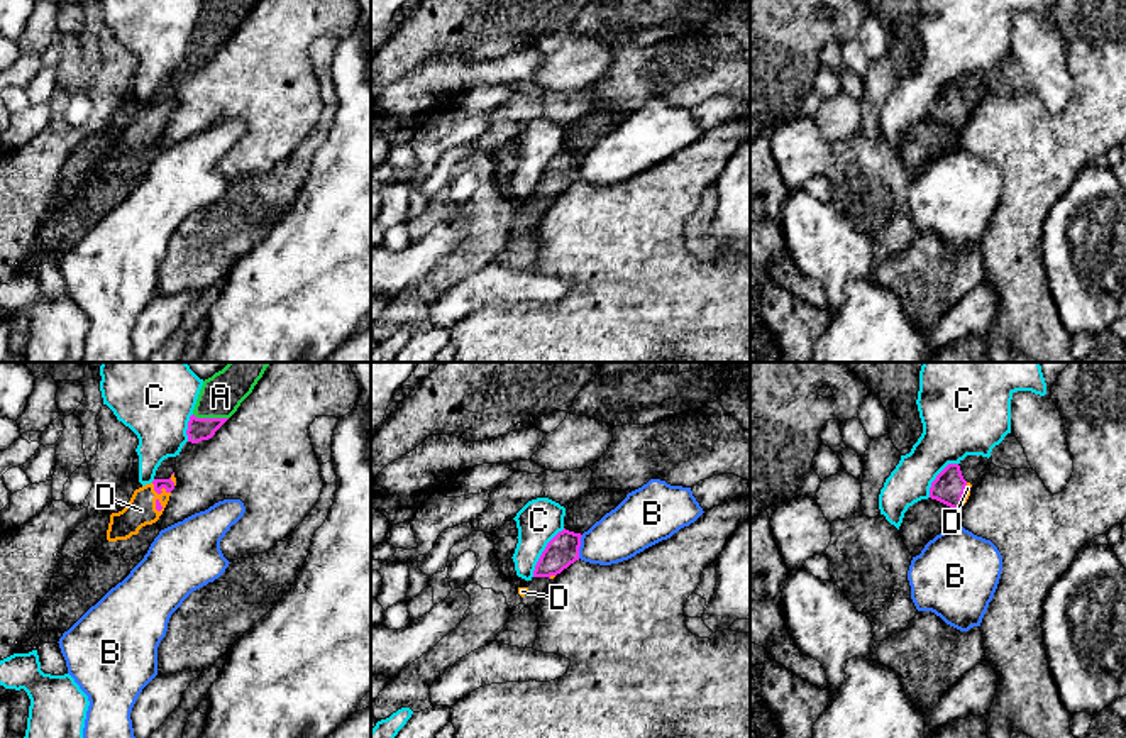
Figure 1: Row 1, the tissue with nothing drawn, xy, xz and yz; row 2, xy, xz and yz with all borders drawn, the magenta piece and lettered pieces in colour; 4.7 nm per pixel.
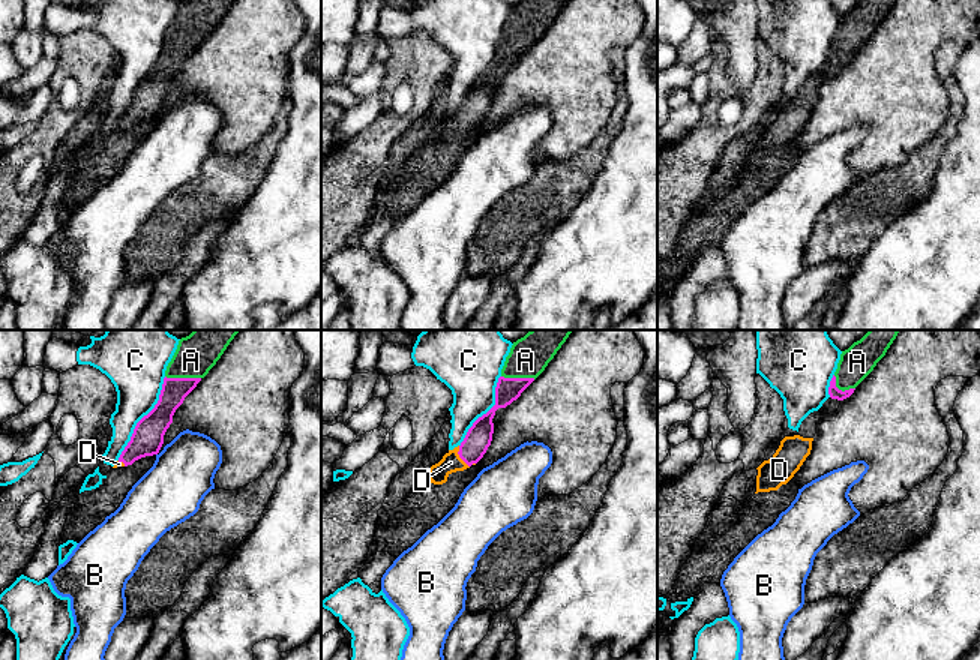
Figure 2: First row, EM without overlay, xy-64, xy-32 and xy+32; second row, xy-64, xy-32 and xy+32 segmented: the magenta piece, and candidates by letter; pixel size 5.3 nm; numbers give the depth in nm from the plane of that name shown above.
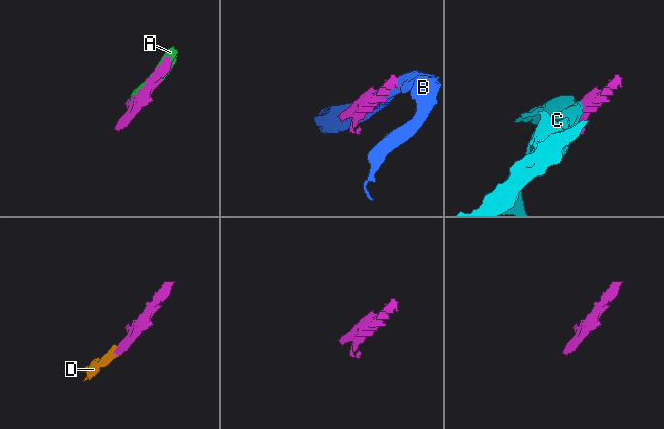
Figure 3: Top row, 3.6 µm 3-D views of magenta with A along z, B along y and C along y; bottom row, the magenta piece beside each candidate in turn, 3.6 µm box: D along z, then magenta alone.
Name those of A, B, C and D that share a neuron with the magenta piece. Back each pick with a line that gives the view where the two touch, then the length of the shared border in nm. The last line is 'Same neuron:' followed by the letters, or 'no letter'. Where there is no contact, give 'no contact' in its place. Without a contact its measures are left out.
A: contact in xy; length 170 nm
D: contact in xy; length 110 nm
Same neuron: A, D

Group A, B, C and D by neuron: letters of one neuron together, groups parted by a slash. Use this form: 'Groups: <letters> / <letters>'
Groups: A D / B / C

